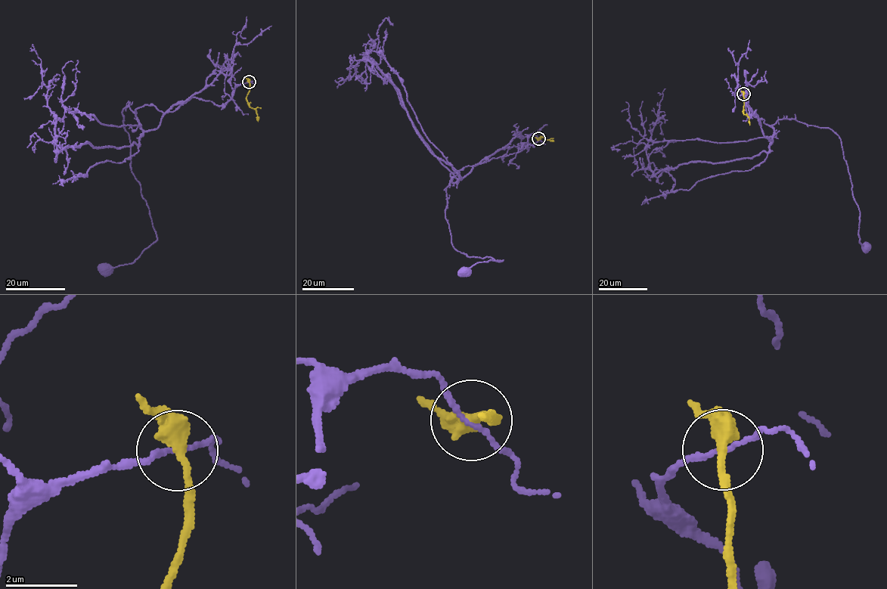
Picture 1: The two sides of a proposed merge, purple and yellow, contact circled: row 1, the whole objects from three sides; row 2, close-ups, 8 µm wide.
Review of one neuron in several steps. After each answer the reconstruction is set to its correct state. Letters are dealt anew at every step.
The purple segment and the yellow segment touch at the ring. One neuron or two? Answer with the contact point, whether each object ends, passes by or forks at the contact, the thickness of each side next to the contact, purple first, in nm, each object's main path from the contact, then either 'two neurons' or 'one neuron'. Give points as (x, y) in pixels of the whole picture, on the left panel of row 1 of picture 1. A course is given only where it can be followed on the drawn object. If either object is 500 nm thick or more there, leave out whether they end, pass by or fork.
at (249, 82); purple passes by; yellow passes by; 110 nm thick on the purple side, 340 nm on the other; purple runs (249, 82), (221, 105), (190, 97), (172, 111), (123, 108), (131, 172), (156, 240), (132, 262), (103, 268); yellow runs (249, 82), (247, 103), (256, 112), (258, 121); two neurons

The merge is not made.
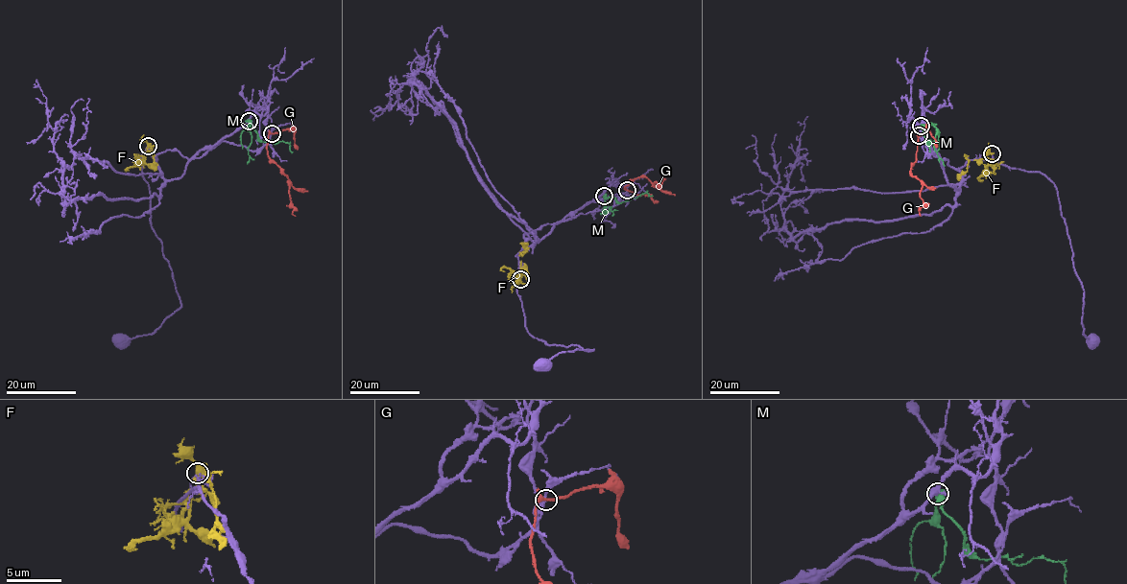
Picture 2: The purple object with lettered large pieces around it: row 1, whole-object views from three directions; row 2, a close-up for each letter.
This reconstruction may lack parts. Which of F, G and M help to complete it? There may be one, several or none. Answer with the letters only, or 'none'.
M

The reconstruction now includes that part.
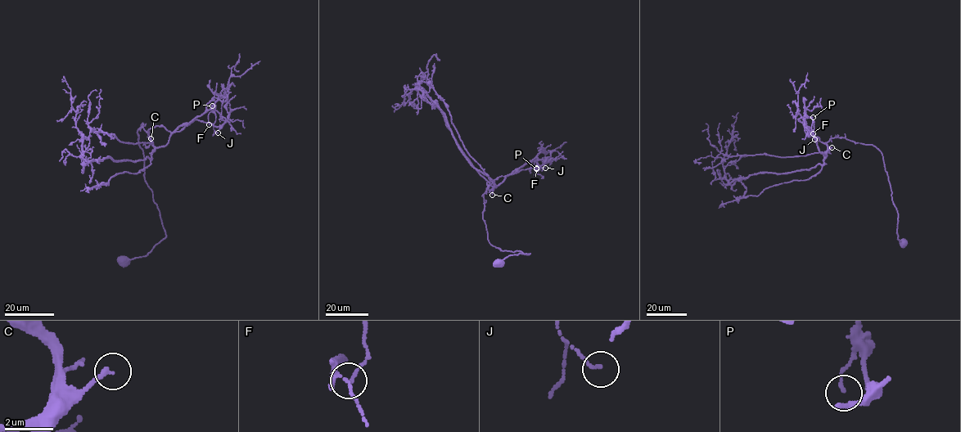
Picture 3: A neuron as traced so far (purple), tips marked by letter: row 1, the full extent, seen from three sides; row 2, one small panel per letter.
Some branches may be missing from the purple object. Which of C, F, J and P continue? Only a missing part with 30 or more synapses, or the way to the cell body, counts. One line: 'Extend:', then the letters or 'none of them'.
Extend: C

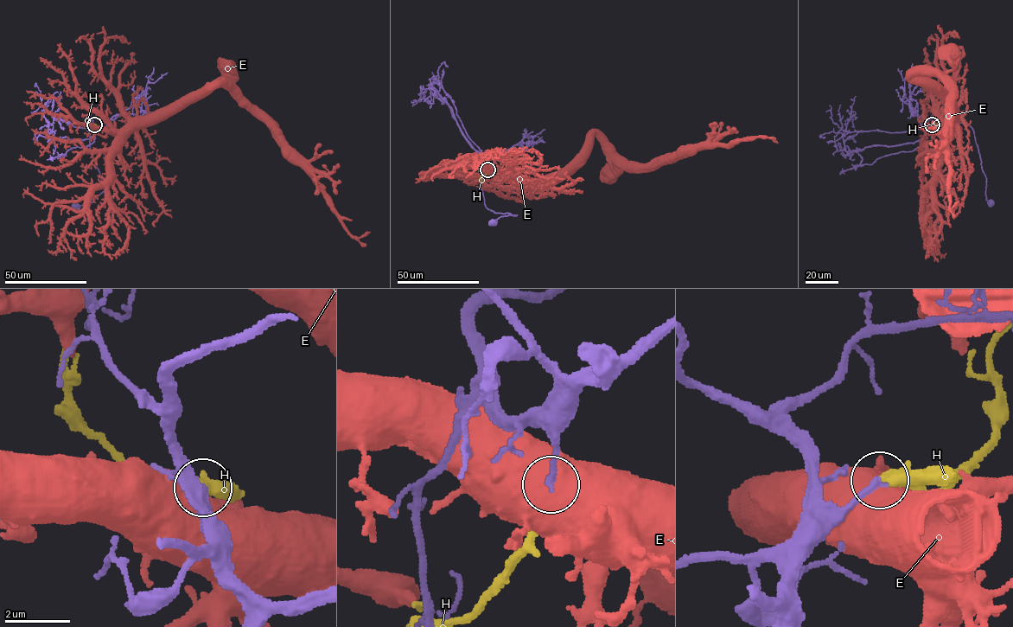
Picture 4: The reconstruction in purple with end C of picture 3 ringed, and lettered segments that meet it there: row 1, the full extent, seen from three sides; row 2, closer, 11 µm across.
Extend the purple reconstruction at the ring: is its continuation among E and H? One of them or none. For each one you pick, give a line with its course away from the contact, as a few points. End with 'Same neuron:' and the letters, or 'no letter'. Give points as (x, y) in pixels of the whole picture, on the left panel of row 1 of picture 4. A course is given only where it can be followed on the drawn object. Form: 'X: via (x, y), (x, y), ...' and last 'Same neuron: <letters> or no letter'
Same neuron: no letter

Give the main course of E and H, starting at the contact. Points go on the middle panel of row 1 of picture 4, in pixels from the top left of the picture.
E: (487, 169), (513, 176), (552, 178), (595, 135), (619, 156), (641, 164), (675, 162), (685, 154), (684, 152)
H: (487, 169), (481, 176), (481, 182)

